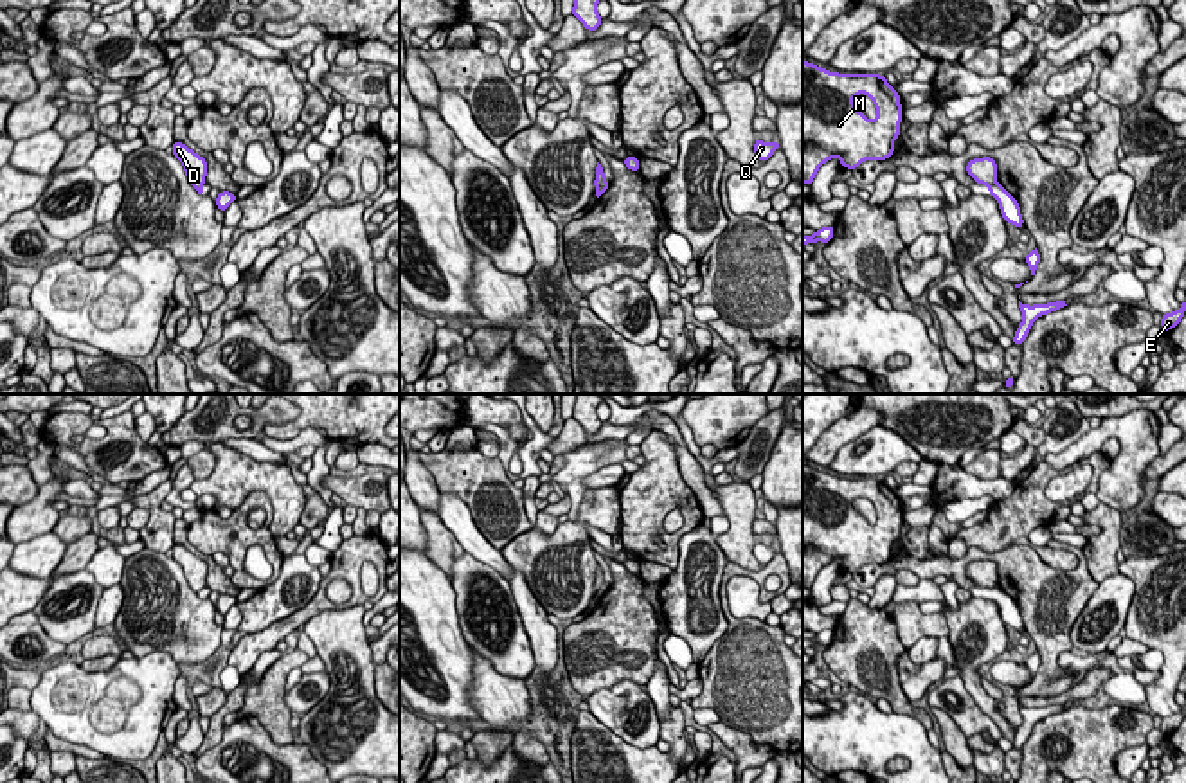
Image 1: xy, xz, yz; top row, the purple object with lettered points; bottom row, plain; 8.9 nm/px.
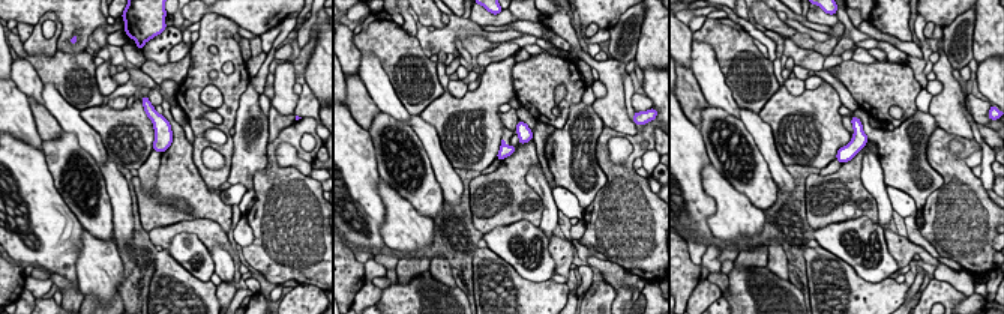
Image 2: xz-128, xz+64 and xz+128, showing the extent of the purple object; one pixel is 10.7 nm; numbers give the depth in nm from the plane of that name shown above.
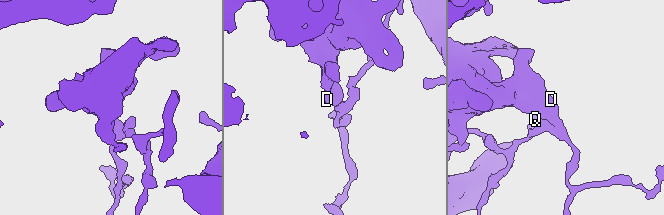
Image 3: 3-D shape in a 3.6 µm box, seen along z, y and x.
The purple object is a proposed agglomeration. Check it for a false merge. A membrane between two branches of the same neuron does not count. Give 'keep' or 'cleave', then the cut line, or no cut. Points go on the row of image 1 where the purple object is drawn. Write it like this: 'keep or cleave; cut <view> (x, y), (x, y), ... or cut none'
cleave; cut yz (996, 182), (988, 186)

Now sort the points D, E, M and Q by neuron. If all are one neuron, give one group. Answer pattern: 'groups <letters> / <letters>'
groups D M / E Q

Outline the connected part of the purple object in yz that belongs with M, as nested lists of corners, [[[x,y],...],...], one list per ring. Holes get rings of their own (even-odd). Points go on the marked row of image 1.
[[[803,61],[803,184],[812,185],[819,167],[840,158],[840,167],[857,169],[866,160],[885,160],[894,153],[893,140],[900,135],[902,104],[898,92],[880,74],[837,74]],[[866,94],[876,119],[869,121],[853,104],[853,97]]]

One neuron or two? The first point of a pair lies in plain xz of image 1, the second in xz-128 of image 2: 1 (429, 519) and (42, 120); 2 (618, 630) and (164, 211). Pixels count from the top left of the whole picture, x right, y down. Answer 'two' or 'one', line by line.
1: one
2: one

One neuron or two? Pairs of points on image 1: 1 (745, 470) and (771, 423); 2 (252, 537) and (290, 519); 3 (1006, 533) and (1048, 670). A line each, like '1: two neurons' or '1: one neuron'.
1: one neuron
2: two neurons
3: two neurons

